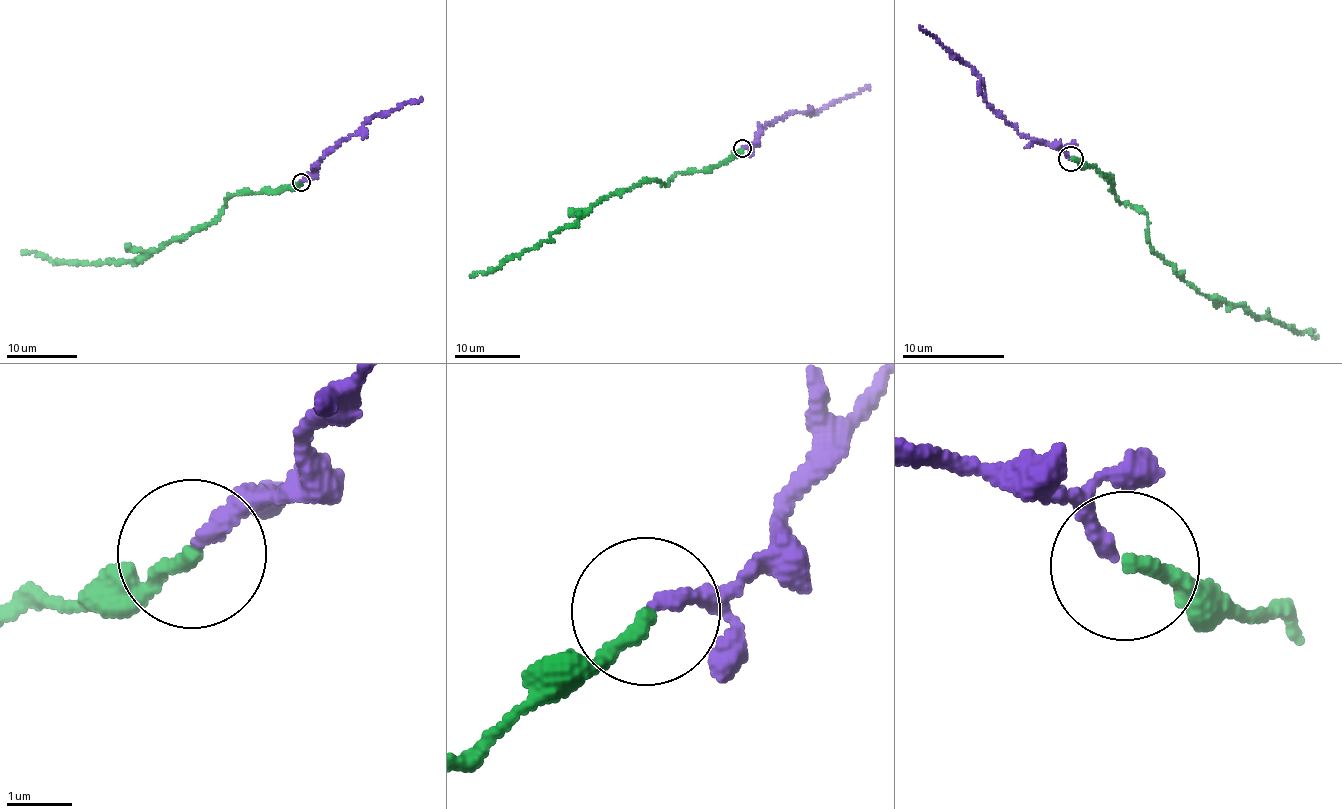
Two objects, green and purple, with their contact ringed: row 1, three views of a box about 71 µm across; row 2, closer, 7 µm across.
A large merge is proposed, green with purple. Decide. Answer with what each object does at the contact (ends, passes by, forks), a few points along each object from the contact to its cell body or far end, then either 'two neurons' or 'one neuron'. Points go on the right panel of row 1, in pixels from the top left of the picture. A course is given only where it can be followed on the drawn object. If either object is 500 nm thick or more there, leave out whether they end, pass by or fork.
green ends | purple ends | green via (1071, 159), (1106, 174), (1122, 202), (1138, 207), (1154, 253), (1196, 292), (1318, 336) | purple via (1069, 159), (1056, 144), (1040, 144), (1023, 137), (986, 100), (983, 80), (971, 66), (919, 25) | one neuron

